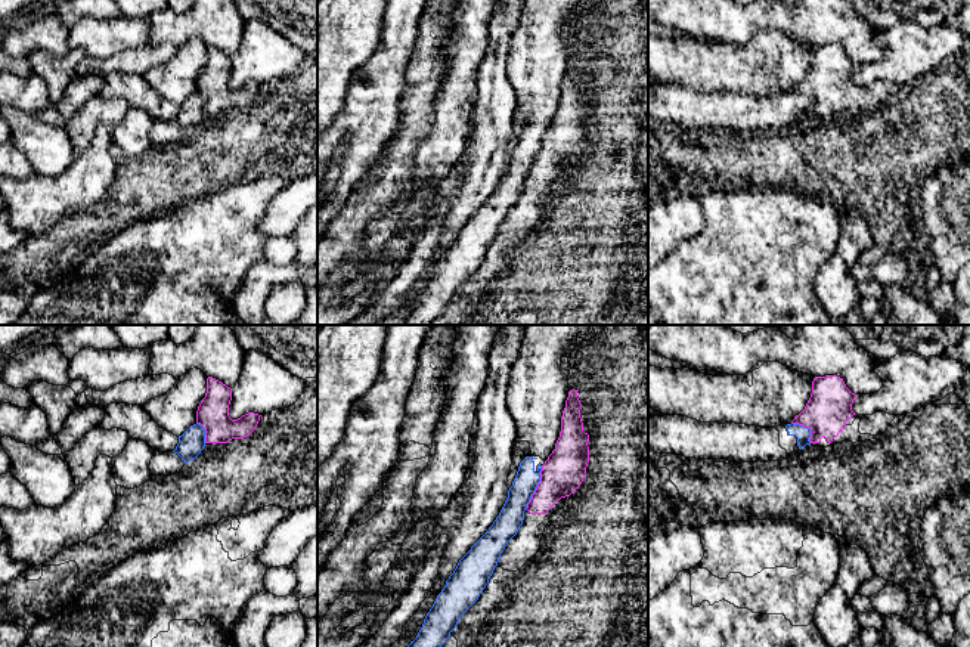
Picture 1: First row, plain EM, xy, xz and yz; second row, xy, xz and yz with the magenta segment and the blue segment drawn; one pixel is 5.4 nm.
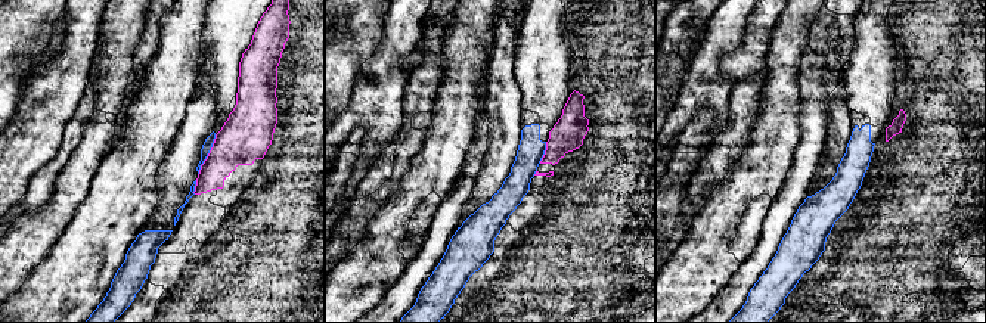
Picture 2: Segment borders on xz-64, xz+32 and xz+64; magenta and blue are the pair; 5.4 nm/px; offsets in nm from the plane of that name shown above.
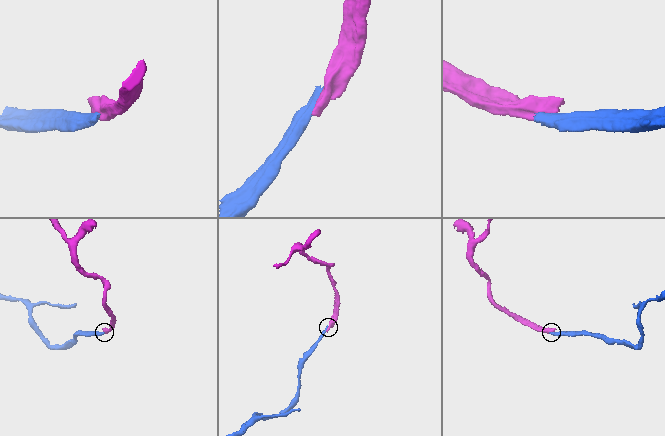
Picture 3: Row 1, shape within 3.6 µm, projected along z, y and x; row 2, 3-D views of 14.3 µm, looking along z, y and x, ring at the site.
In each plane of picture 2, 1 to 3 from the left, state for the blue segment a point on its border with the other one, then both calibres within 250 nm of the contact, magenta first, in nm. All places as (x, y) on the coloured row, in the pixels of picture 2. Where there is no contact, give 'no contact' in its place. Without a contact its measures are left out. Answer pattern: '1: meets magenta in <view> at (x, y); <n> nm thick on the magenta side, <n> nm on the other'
1: meets magenta in xz-64 at (208, 155); 280 nm thick on the magenta side, 50 nm on the other
2: meets magenta in xz+32 at (545, 152); 180 nm thick on the magenta side, 140 nm on the other
3: no contact

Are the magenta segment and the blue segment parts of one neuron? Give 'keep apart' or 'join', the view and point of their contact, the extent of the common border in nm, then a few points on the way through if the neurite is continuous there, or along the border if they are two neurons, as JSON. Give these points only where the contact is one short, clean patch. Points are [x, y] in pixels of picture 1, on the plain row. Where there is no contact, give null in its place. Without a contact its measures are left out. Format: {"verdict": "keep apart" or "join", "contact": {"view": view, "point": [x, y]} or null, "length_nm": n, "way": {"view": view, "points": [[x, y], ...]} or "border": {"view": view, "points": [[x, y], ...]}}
{"verdict": "keep apart", "contact": {"view": "xz", "point": [536, 157]}, "length_nm": 260, "border": {"view": "xz", "points": [[542, 135], [539, 152], [524, 177]]}}

